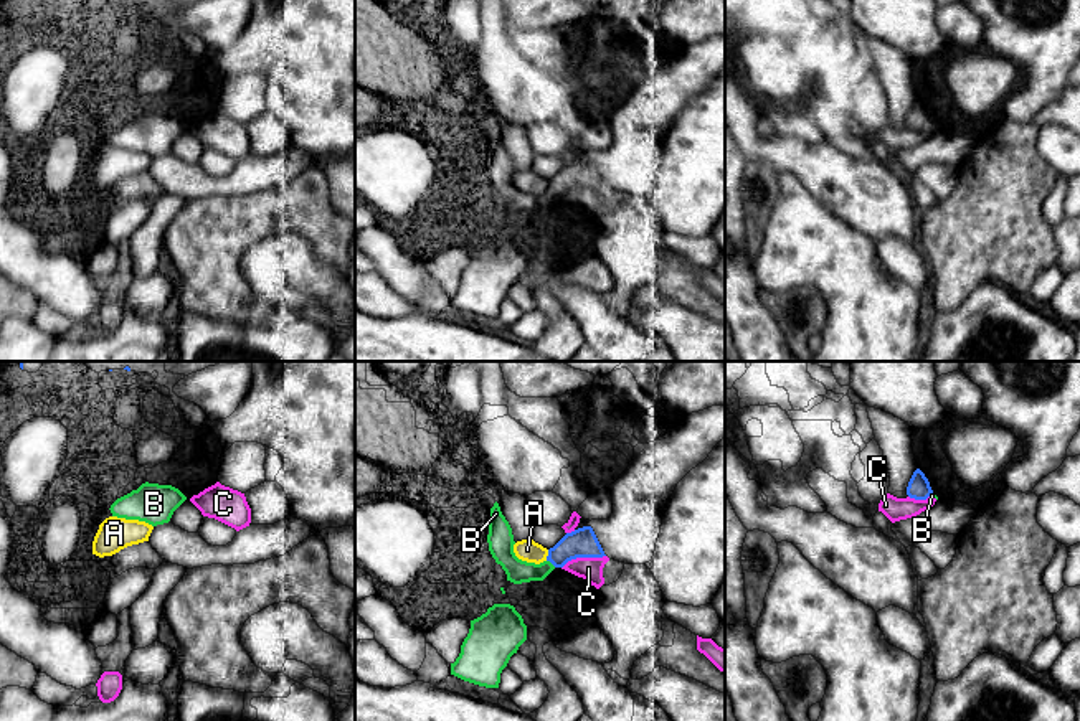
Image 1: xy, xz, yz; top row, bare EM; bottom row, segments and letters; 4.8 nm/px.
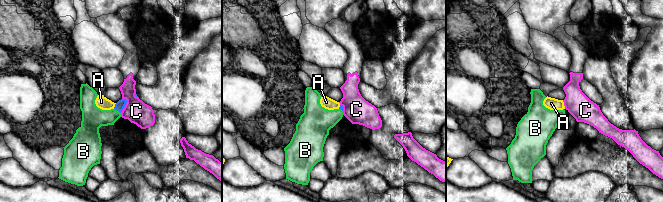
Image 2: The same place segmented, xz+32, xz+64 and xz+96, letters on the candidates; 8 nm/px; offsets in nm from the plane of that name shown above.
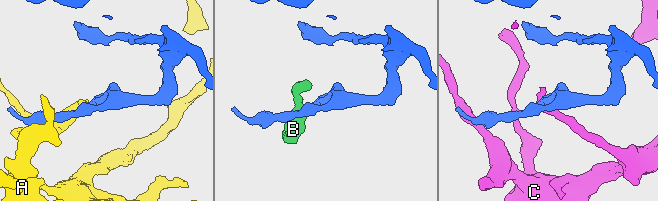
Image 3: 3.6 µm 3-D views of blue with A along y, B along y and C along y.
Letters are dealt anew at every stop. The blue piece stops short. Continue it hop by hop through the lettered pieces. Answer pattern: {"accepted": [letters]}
{"accepted": ["B"]}

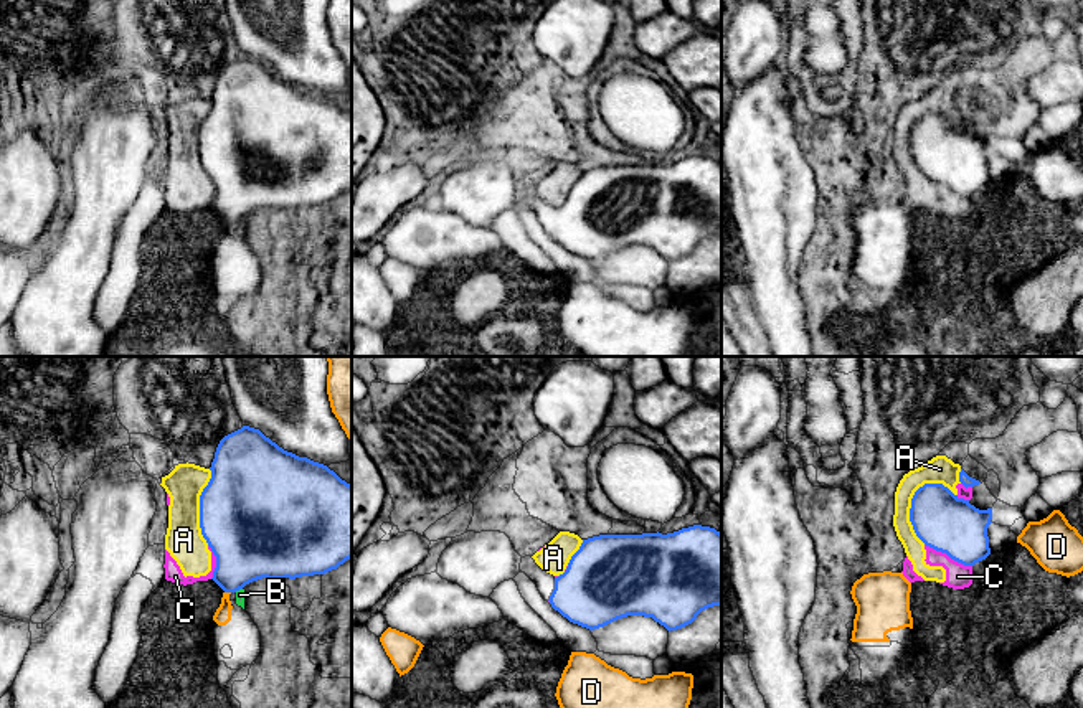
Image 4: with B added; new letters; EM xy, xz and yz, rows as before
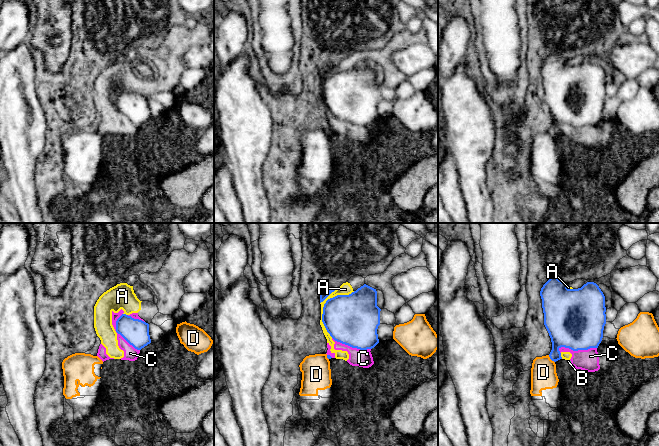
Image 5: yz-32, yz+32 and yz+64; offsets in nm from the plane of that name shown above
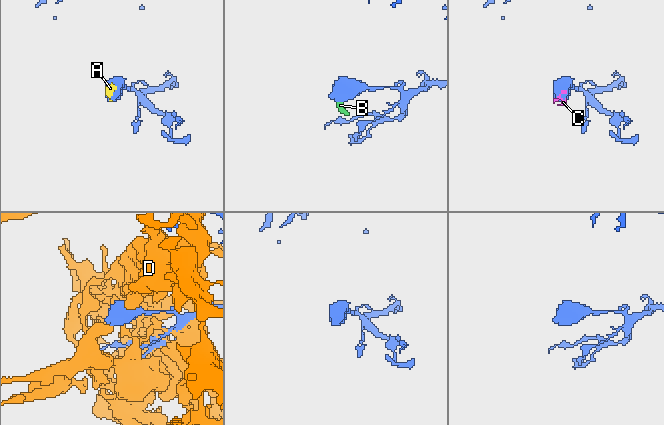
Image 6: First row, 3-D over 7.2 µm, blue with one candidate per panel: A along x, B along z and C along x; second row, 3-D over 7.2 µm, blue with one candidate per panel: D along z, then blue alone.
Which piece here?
{"accepted": []}

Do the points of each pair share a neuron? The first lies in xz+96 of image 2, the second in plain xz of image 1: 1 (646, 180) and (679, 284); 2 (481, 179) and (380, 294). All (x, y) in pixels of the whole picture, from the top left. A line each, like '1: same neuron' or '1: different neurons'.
1: same neuron
2: same neuron

